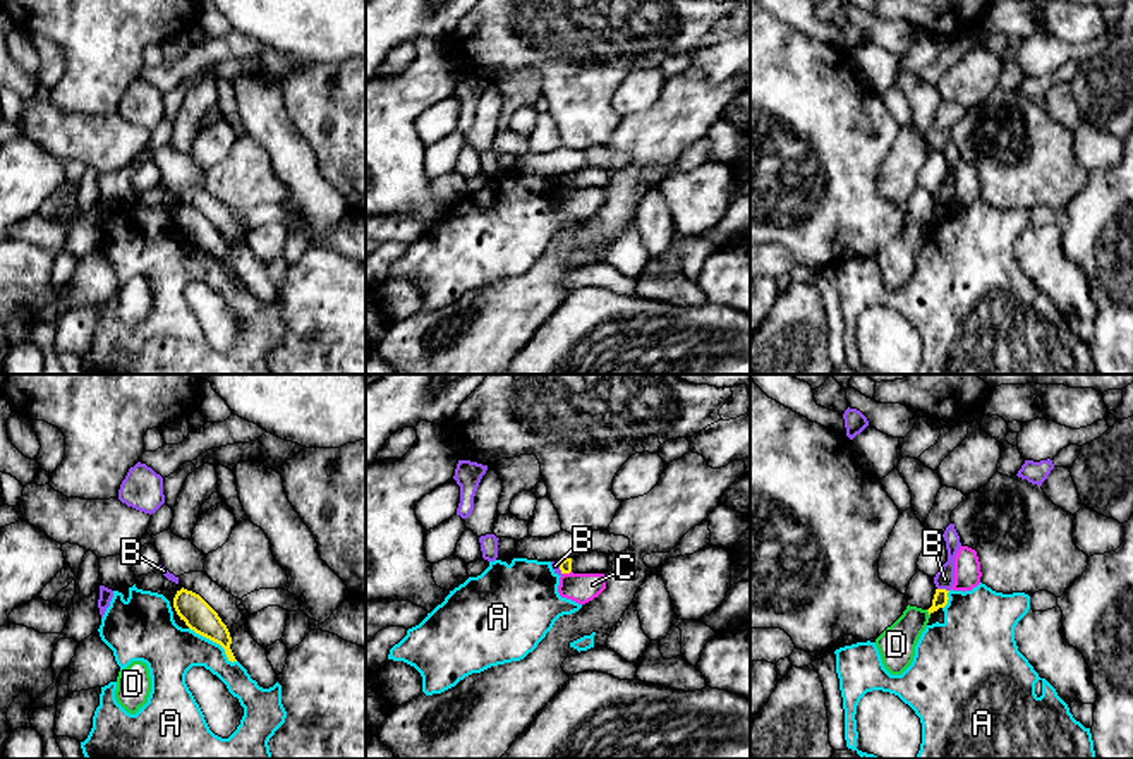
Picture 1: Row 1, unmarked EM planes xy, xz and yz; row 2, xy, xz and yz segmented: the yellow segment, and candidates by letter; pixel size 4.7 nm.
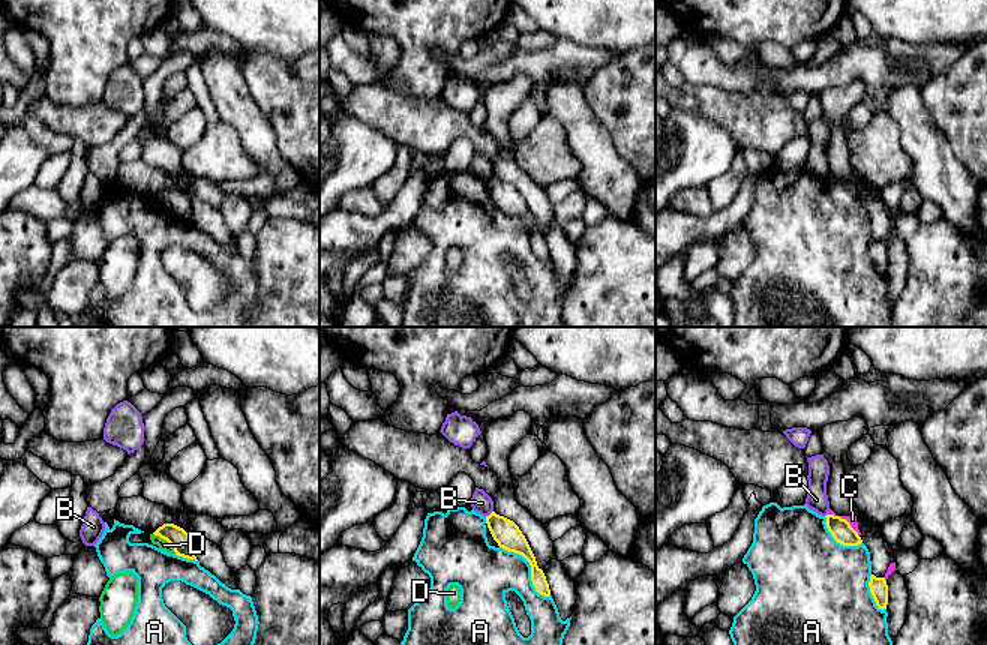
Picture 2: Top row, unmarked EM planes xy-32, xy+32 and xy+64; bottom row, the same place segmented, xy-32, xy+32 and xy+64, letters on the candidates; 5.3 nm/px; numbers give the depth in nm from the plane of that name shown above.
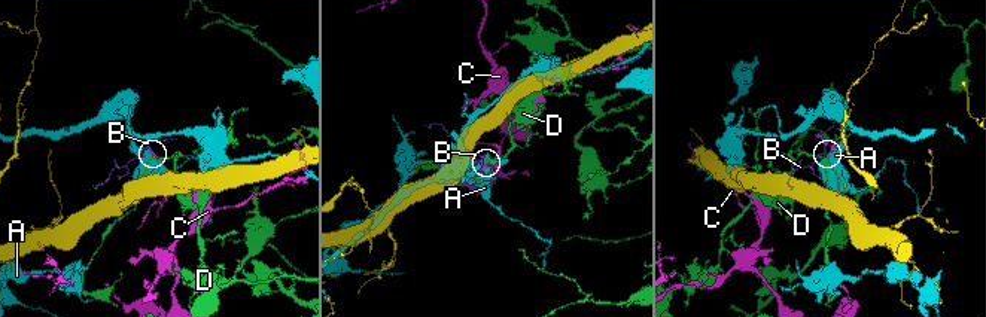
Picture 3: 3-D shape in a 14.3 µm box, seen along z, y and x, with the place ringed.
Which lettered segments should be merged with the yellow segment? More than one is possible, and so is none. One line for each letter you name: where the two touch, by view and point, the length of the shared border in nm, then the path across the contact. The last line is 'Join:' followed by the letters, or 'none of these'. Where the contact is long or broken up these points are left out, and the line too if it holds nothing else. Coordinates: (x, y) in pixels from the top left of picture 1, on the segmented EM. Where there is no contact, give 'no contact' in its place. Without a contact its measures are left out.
Join: none of these

